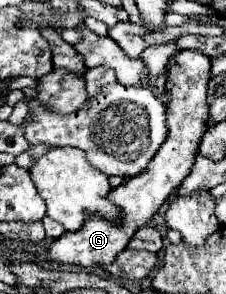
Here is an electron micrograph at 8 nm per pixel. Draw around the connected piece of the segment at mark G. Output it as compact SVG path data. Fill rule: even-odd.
M178 51L174 55L174 65L170 65L166 83L166 87L170 89L170 105L168 105L170 133L162 143L162 149L158 149L154 159L148 163L146 171L126 179L120 187L108 193L108 201L120 207L120 217L116 221L98 215L86 215L86 221L78 231L68 231L52 243L50 259L60 263L76 263L82 267L110 263L130 243L130 237L136 233L136 229L146 225L154 217L154 213L164 205L170 193L174 193L178 185L190 175L190 169L194 165L200 139L206 133L206 121L210 109L206 103L208 81L210 81L210 57L202 55L200 51Z

